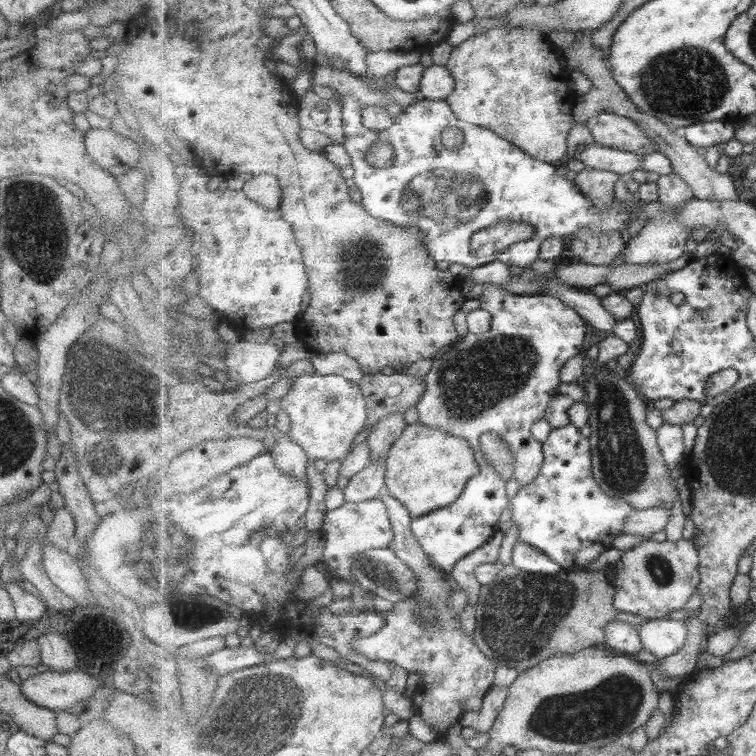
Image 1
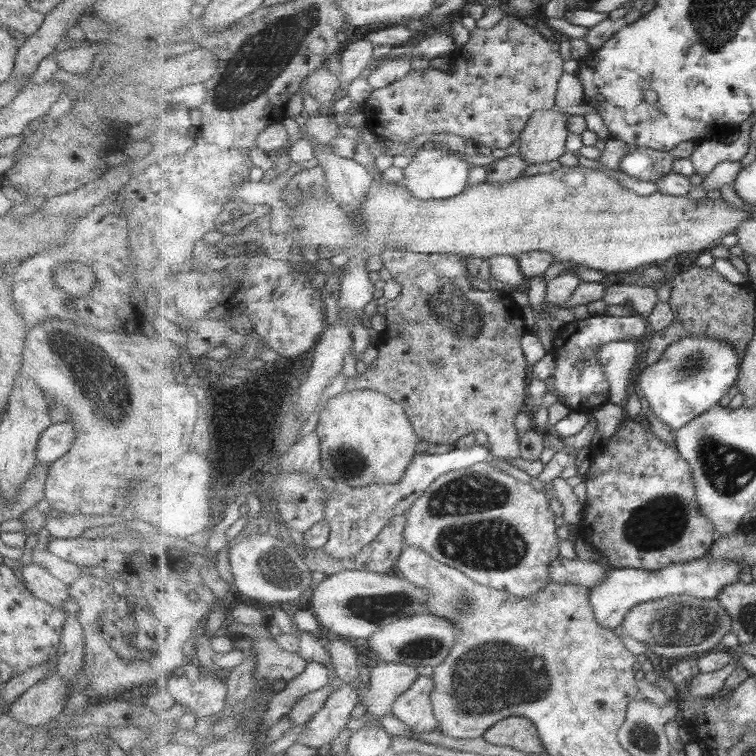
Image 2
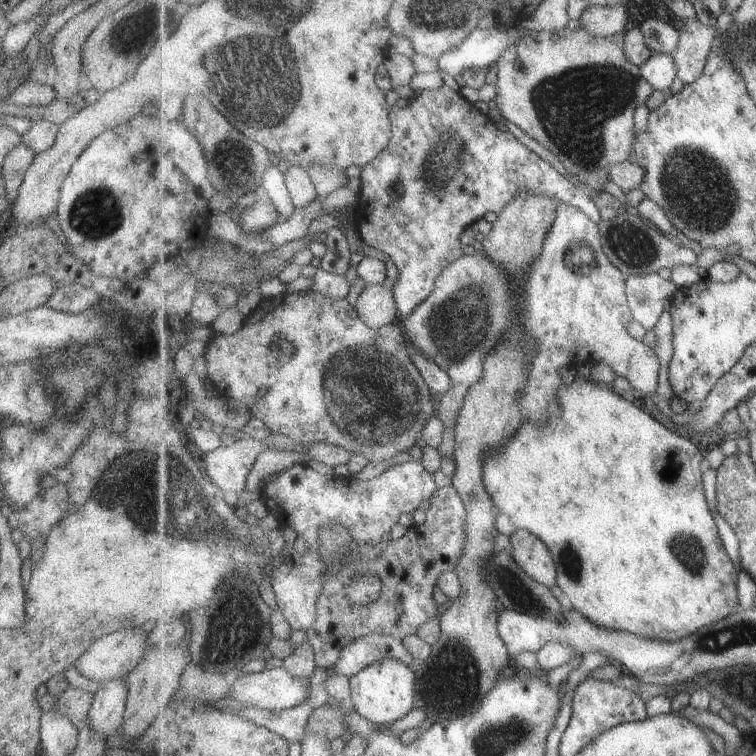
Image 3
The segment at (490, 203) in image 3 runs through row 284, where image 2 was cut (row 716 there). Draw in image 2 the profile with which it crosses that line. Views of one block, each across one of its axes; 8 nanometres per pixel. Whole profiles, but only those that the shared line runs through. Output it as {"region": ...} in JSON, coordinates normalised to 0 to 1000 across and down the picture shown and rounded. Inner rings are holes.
{"region":[[[554,893],[548,906],[520,933],[521,947],[548,970],[570,971],[581,967],[581,954],[571,930],[574,910],[575,903],[570,894]]]}

